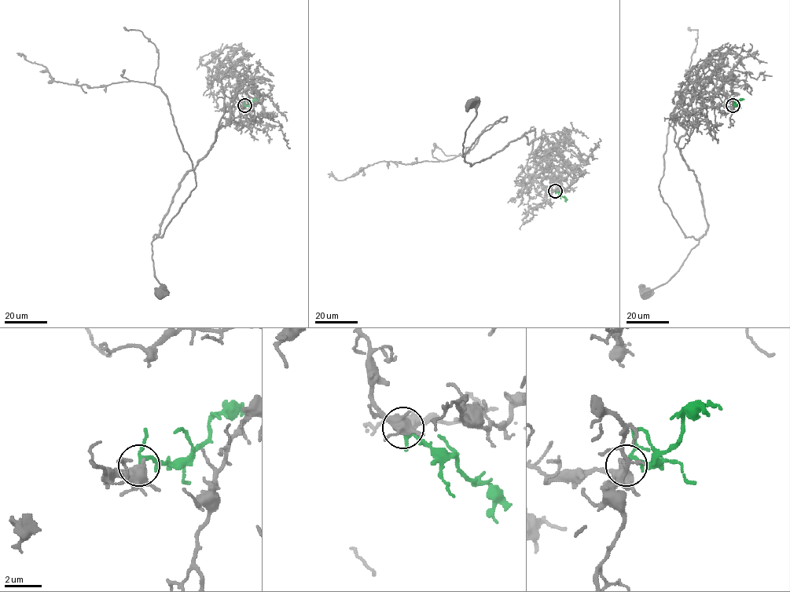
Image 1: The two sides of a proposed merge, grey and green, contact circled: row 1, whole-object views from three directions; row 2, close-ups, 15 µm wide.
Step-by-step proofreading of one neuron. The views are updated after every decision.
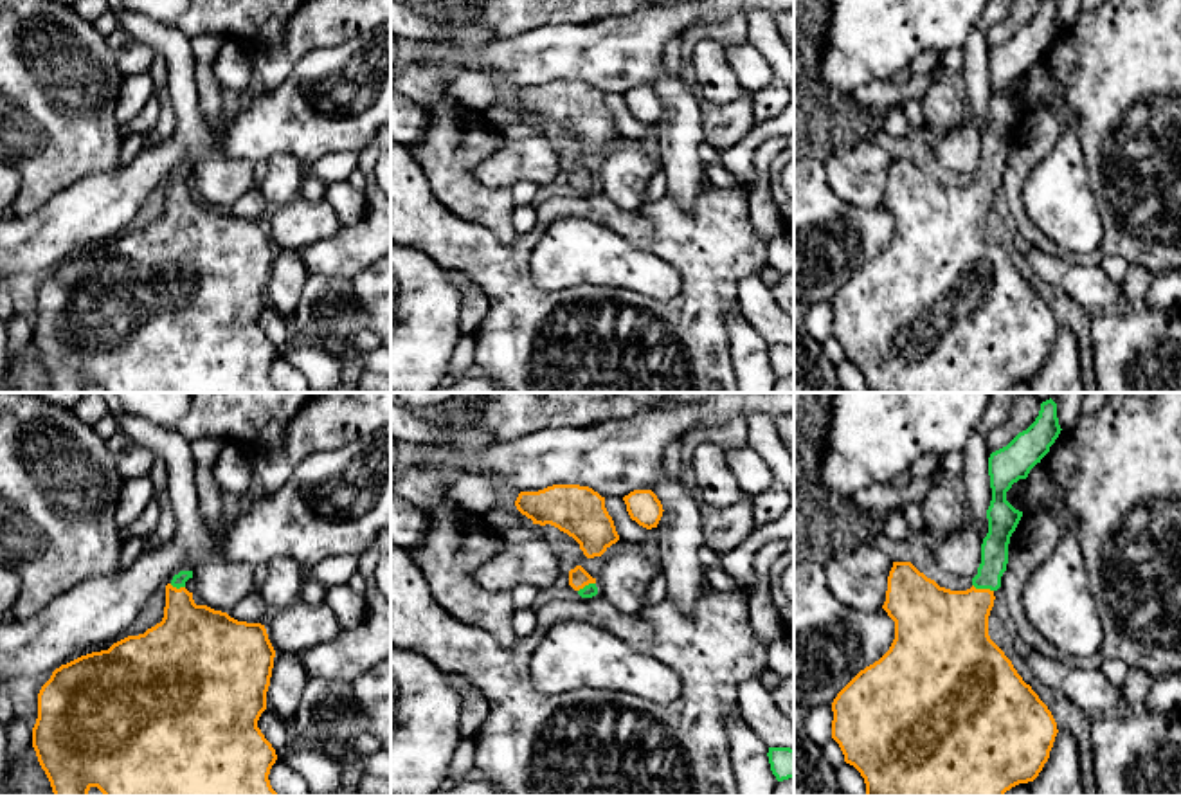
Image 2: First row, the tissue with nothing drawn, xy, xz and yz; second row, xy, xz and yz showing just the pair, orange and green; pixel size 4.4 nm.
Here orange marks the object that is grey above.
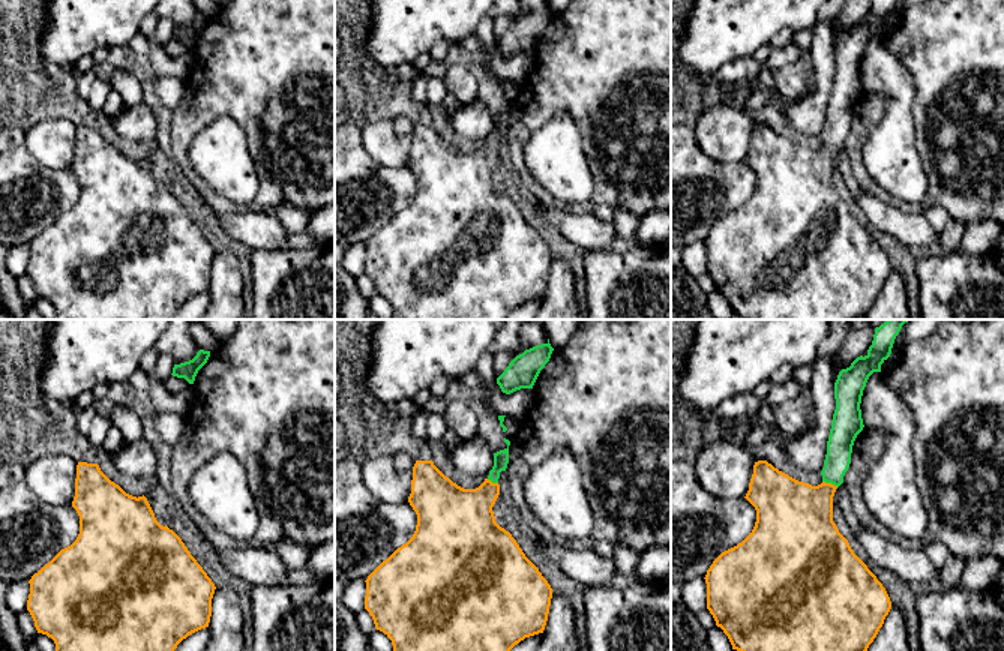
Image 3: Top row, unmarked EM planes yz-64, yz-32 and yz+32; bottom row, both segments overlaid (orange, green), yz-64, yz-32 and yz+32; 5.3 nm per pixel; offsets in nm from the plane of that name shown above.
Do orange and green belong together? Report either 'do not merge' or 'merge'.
merge

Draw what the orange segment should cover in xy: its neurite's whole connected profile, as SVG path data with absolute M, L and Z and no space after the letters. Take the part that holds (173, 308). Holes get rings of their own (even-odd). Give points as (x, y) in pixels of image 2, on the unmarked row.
M180 167L166 182L166 204L164 204L164 214L160 220L148 225L144 231L128 232L128 234L113 240L108 247L92 249L92 250L81 252L67 261L61 261L59 265L56 265L52 268L50 276L41 283L41 286L38 290L38 315L32 324L32 344L36 348L41 366L45 367L45 371L50 378L54 393L90 393L88 387L92 384L97 384L104 393L279 393L272 385L270 376L268 376L270 366L275 360L277 351L275 351L275 346L272 344L272 340L265 335L265 331L257 324L257 317L259 317L261 310L266 306L266 288L270 283L275 247L268 236L265 222L238 218L238 216L230 214L227 209L214 207L207 202L196 202L193 196L193 189L189 189L185 185L185 178L189 175L193 175L193 167Z

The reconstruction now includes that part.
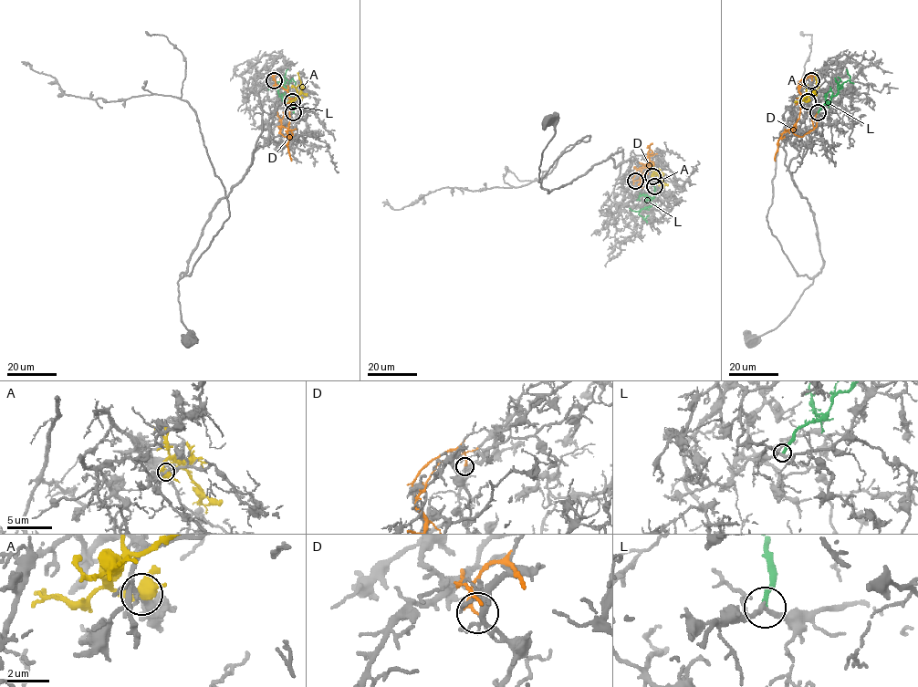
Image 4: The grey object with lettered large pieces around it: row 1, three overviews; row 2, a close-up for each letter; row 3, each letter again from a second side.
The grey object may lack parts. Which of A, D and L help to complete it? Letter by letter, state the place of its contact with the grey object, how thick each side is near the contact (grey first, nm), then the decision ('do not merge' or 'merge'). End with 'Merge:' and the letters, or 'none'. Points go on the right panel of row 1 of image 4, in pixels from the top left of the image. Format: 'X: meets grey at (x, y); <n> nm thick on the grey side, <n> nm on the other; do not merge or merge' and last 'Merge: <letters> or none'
A: meets grey at (808, 101); 200 nm thick on the grey side, 440 nm on the other; do not merge
D: meets grey at (811, 80); 90 nm thick on the grey side, 170 nm on the other; do not merge
L: meets grey at (818, 112); 240 nm thick on the grey side, 260 nm on the other; do not merge
Merge: none

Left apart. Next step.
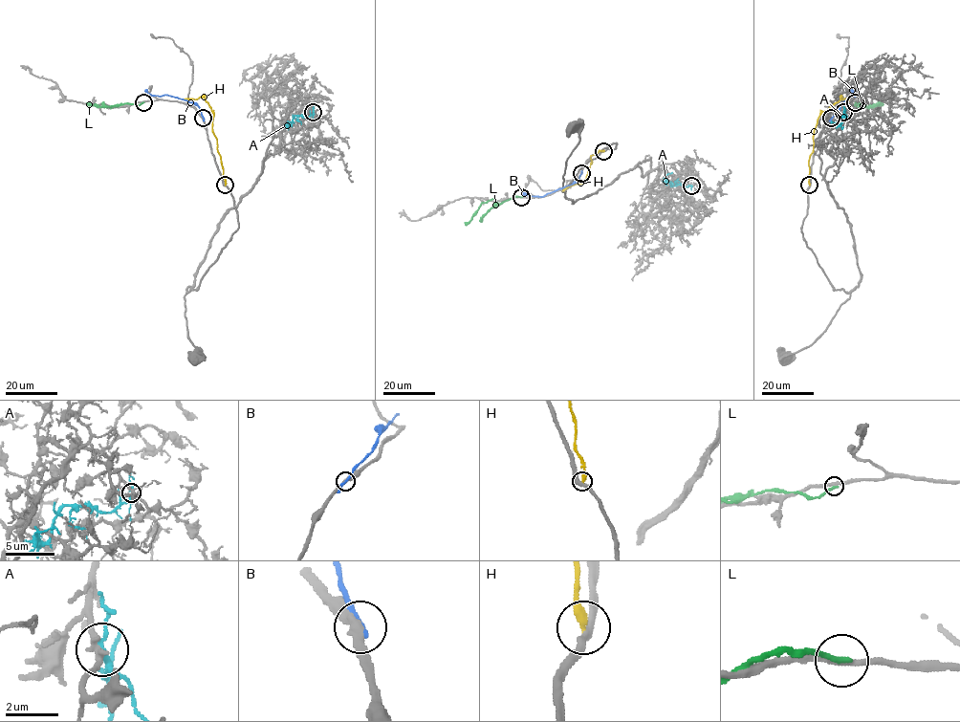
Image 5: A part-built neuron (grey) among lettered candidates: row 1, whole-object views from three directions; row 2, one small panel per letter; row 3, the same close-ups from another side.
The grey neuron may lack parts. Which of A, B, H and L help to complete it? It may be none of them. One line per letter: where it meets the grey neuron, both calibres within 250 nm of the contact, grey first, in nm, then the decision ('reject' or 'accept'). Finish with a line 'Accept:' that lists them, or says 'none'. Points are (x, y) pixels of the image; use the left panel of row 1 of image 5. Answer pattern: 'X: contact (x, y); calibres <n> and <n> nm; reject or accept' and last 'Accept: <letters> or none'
A: contact (313, 112); calibres 240 and 150 nm; reject
B: contact (203, 118); calibres 320 and 140 nm; reject
H: contact (225, 185); calibres 280 and 320 nm; reject
L: contact (143, 102); calibres 240 and 220 nm; reject
Accept: none

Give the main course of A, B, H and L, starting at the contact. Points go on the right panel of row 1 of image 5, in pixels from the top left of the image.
A: (843, 112), (840, 125), (830, 123)
B: (832, 118), (843, 102), (855, 95), (852, 89)
H: (810, 185), (808, 161), (813, 151), (818, 119), (840, 97), (849, 99)
L: (856, 102), (854, 105), (861, 104), (857, 106), (861, 107), (882, 103)

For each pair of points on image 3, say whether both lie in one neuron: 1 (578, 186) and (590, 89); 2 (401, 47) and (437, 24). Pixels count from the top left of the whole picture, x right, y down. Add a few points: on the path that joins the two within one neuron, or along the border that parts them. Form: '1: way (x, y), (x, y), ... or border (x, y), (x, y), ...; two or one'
1: border (578, 128), (584, 146); two
2: way (410, 38), (423, 24), (428, 24); one

